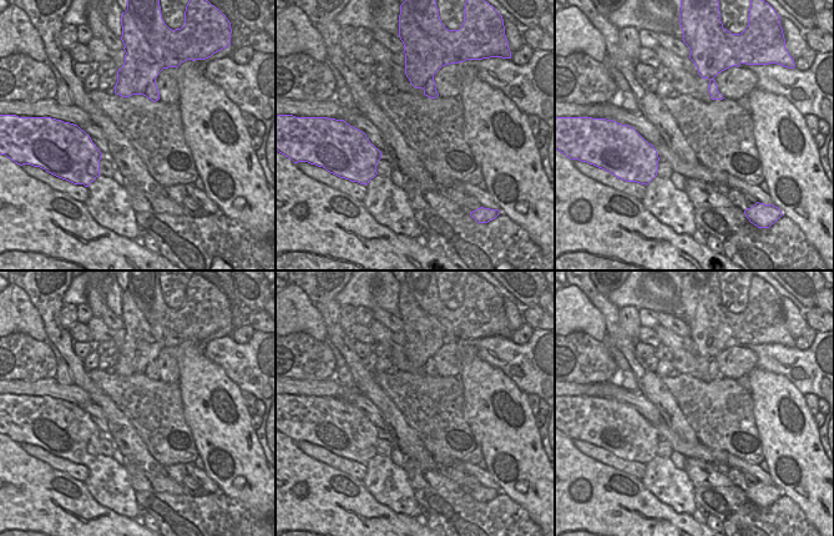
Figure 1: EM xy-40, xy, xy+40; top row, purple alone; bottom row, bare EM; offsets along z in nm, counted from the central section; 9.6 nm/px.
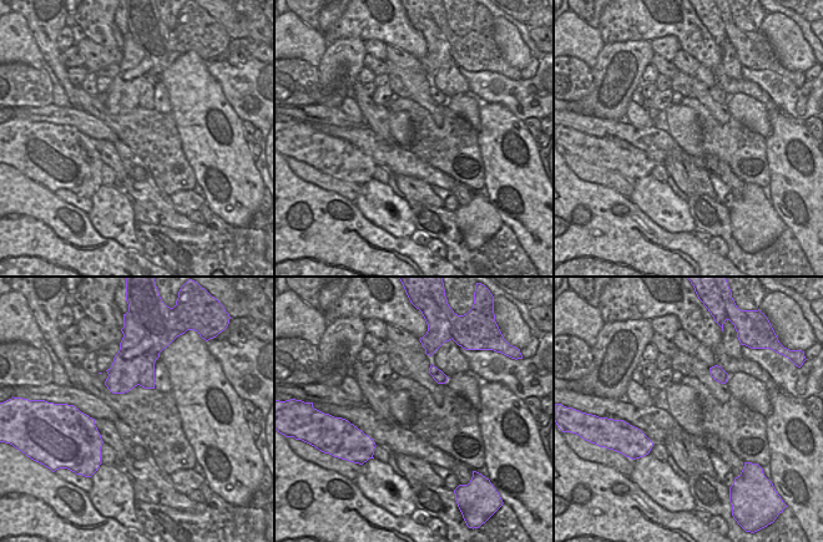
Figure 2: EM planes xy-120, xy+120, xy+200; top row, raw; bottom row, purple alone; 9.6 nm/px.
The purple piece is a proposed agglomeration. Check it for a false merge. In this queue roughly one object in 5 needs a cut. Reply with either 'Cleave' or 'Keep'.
Keep

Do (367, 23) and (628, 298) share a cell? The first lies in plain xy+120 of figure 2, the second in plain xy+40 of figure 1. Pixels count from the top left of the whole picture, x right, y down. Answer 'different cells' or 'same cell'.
different cells

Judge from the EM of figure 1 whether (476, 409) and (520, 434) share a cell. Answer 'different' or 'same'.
same

